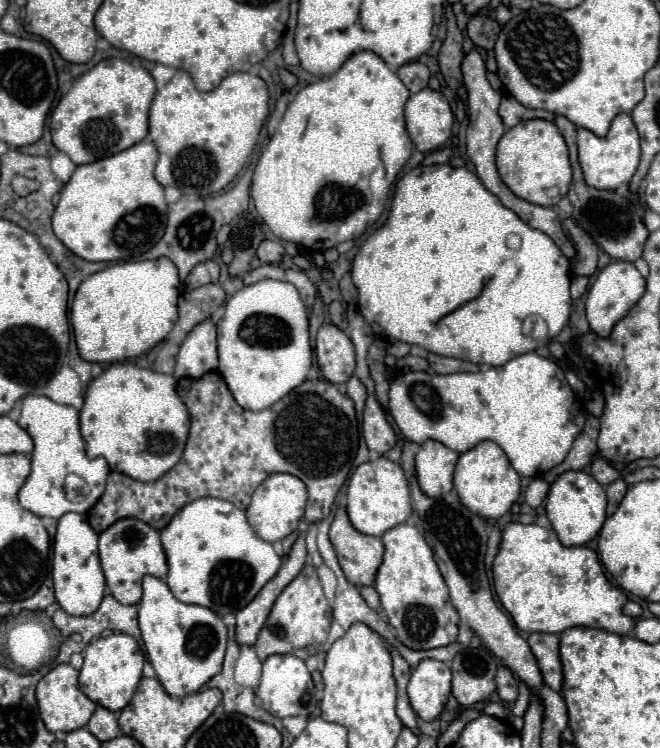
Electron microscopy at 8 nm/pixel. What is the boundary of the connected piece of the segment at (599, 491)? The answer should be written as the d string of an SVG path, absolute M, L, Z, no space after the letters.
M566 471L556 477L548 489L546 515L562 545L586 545L598 535L606 519L606 493L602 485L586 471Z

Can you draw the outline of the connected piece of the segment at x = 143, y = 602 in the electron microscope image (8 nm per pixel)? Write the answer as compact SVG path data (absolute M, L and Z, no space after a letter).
M146 575L142 581L144 595L138 603L138 623L142 641L158 681L172 697L184 697L198 691L222 669L228 631L222 619L202 605L186 605L178 601L164 579Z

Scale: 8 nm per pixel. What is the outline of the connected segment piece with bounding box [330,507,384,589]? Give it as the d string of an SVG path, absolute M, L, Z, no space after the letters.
M340 507L330 527L330 541L336 549L346 579L358 589L374 585L384 555L380 537L370 537L356 531L346 515L346 509Z

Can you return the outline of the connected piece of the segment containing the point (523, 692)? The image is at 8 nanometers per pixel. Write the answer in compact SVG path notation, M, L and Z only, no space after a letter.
M520 683L520 695L518 695L518 699L516 699L516 703L514 703L514 709L512 709L512 713L514 715L518 715L518 717L522 717L524 713L526 713L526 709L528 709L528 705L530 705L530 691L528 691L528 687L526 685L522 685Z

